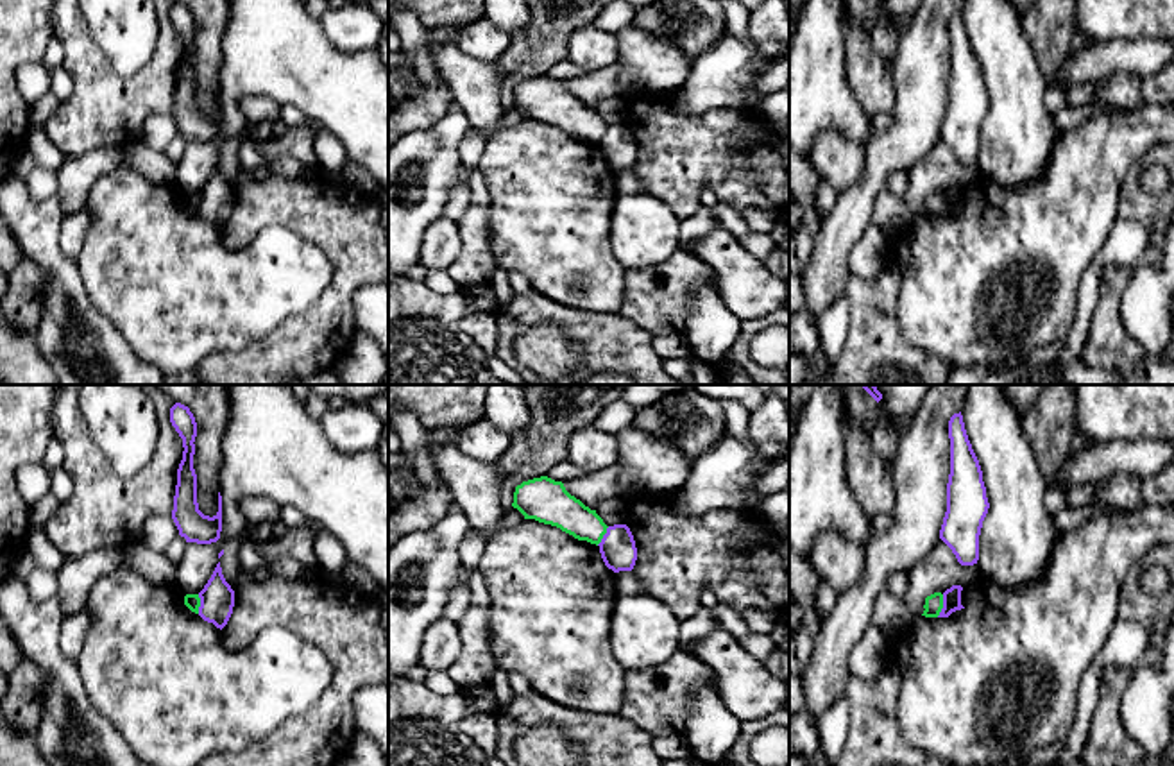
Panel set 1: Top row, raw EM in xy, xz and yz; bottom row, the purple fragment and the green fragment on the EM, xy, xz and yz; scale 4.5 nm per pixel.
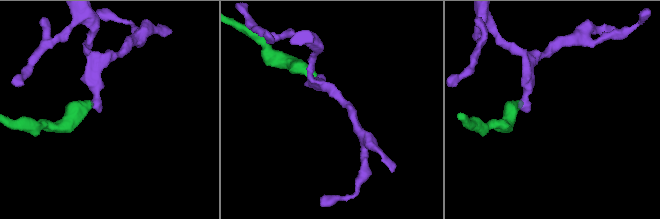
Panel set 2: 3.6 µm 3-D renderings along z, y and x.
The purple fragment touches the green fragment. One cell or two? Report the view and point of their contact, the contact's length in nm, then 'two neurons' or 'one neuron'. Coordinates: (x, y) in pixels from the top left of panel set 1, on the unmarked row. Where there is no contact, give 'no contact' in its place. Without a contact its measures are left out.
yz (944, 204) | 110 nm | two neurons

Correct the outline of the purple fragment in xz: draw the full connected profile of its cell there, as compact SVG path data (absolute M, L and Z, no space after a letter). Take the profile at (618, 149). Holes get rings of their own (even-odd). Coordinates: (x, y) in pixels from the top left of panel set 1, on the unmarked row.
M626 123L608 125L598 145L605 165L614 172L634 168L637 147Z

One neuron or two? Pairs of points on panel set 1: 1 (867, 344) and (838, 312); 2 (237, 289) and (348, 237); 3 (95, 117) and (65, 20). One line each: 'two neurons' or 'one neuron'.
1: two neurons
2: two neurons
3: one neuron

